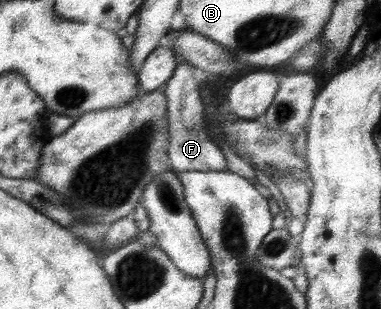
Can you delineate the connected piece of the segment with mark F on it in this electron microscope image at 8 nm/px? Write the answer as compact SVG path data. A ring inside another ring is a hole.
M175 54L178 66L174 68L170 80L166 81L164 94L167 97L170 145L167 151L172 170L224 171L228 169L226 157L217 142L211 137L204 121L204 101L200 95L200 82L194 77L194 66L186 58Z

